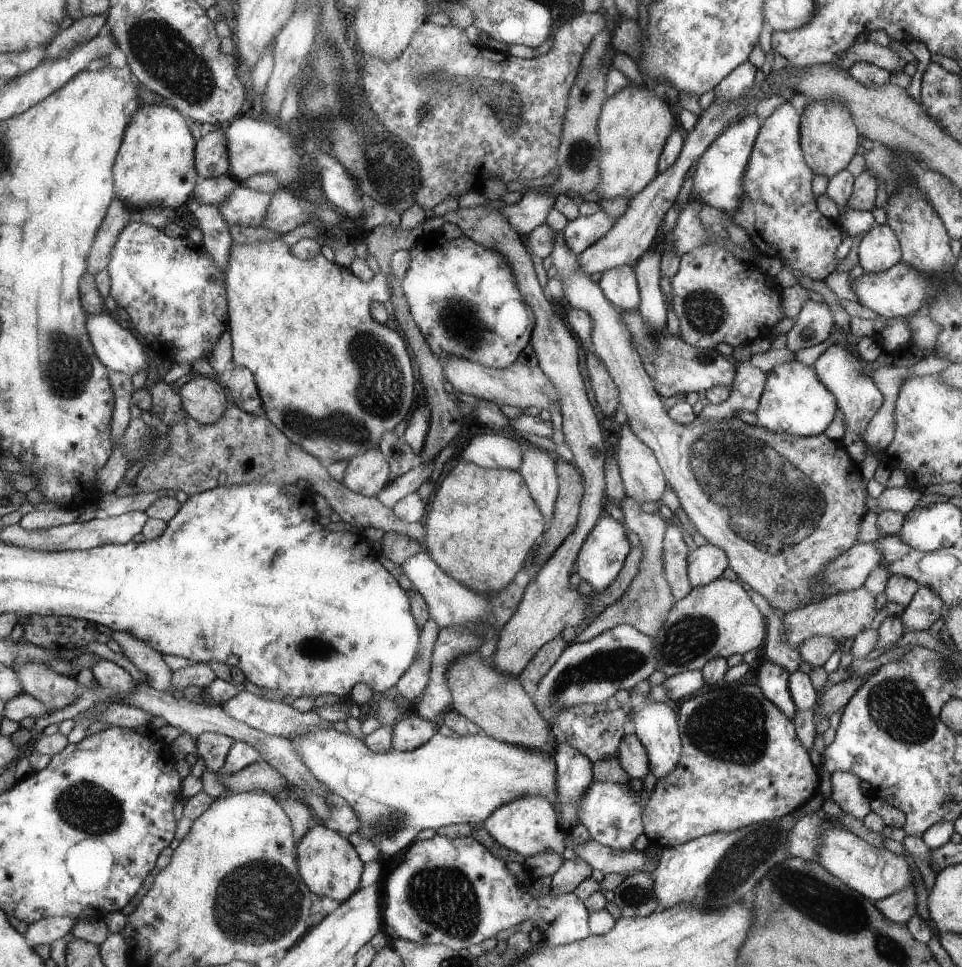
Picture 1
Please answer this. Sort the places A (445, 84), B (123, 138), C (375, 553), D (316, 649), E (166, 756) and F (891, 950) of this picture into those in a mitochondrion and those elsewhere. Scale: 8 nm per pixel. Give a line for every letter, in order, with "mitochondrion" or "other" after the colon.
A: mitochondrion
B: other
C: other
D: mitochondrion
E: other
F: mitochondrion

